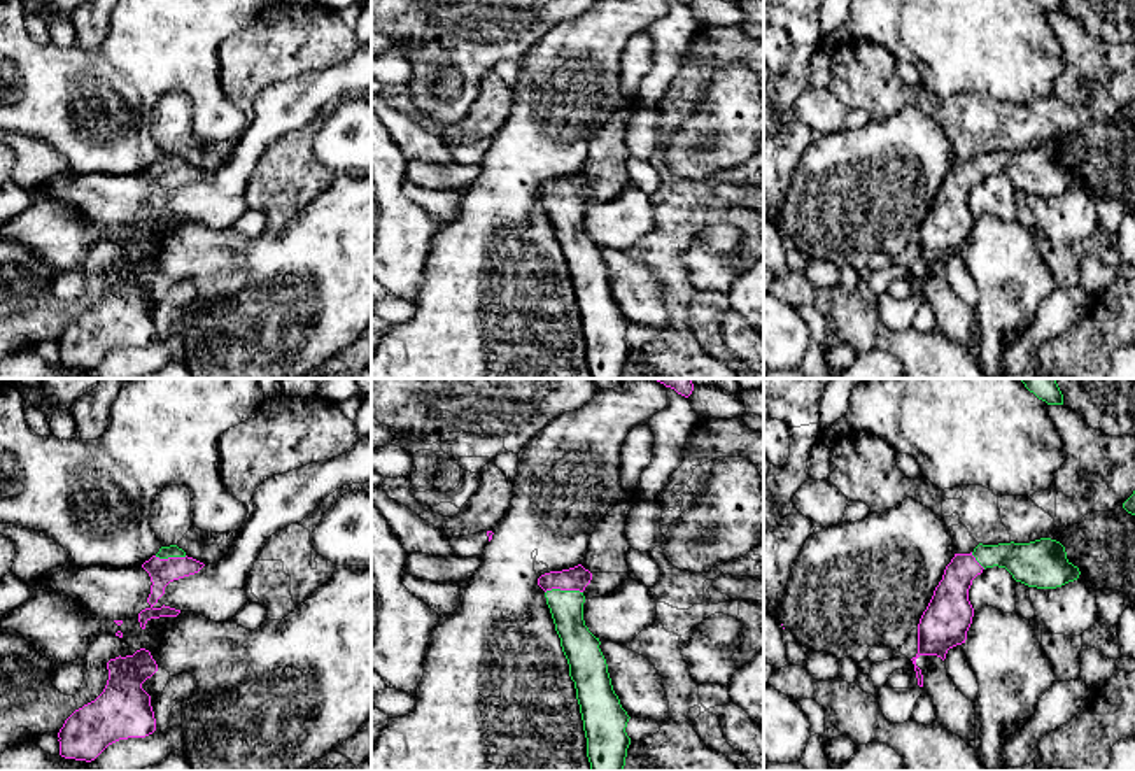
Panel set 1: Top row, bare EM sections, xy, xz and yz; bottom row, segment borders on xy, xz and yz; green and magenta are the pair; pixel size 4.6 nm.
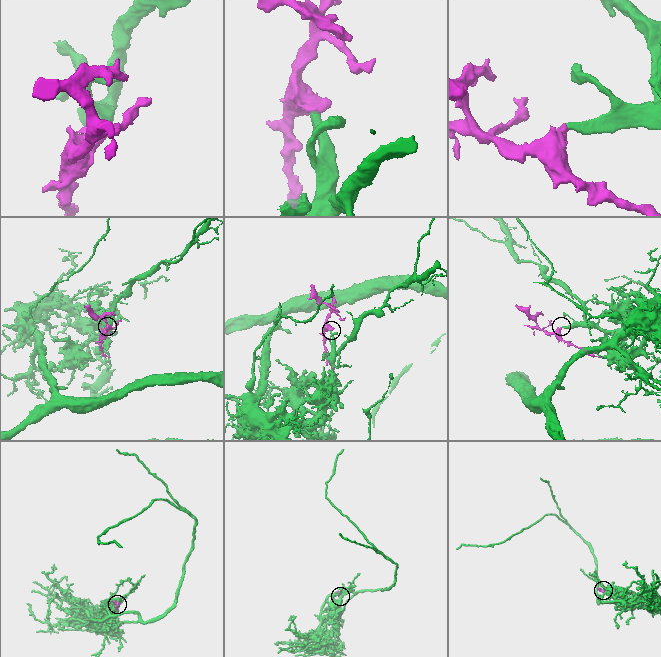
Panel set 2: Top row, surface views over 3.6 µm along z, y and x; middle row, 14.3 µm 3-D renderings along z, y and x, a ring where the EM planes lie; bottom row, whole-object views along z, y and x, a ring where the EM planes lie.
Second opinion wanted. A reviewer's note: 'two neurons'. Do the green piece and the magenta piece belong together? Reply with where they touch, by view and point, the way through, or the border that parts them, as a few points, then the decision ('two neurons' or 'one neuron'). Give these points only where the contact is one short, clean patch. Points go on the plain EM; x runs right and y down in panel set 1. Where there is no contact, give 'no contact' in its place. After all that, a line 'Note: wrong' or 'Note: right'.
xz (563, 198) | across xz (566, 214), (563, 198), (575, 186) | one neuron
Note: wrong

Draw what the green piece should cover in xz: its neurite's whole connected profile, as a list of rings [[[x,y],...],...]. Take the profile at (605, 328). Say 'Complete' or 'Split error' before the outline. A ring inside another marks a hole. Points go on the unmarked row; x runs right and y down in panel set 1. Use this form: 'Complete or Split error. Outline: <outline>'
Split error. Outline: [[[582,172],[550,179],[538,186],[538,193],[545,198],[546,212],[550,216],[555,238],[560,245],[562,259],[569,272],[569,284],[575,289],[576,307],[583,328],[587,345],[587,364],[592,378],[622,378],[625,373],[627,356],[631,345],[625,340],[629,322],[622,315],[618,303],[613,298],[608,280],[606,266],[599,256],[601,249],[596,245],[583,228],[583,198],[590,191],[592,180]]]

